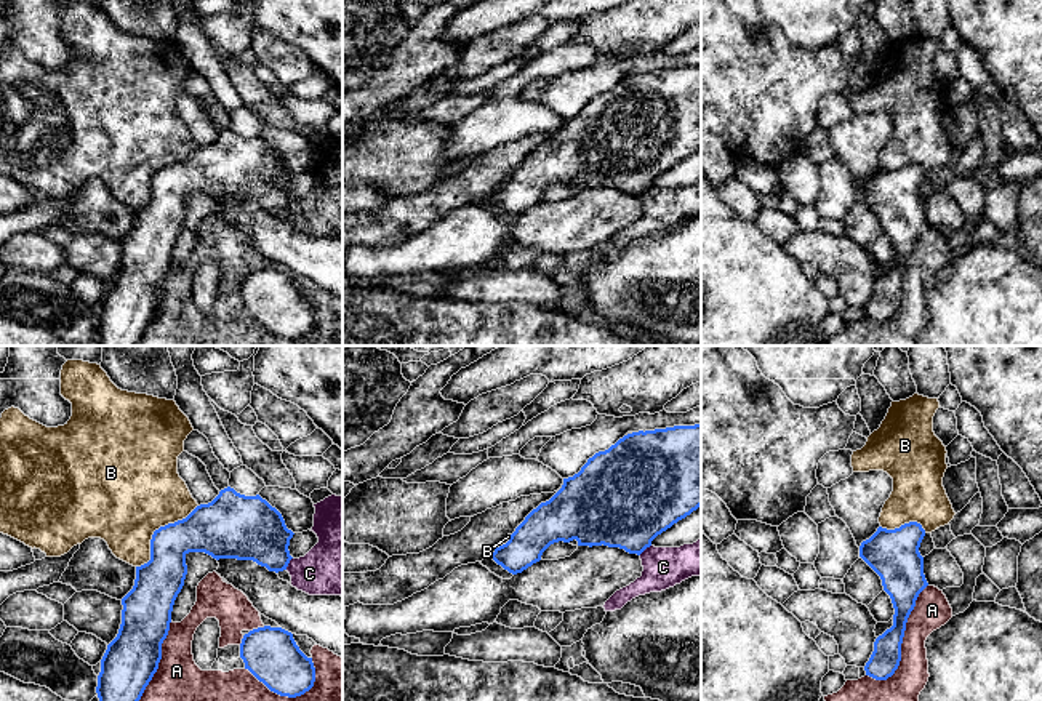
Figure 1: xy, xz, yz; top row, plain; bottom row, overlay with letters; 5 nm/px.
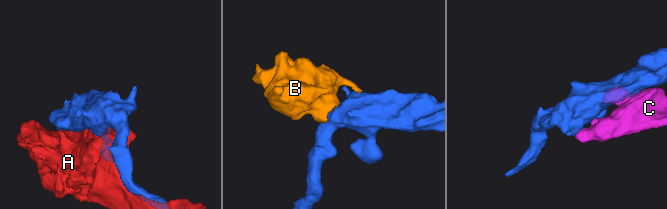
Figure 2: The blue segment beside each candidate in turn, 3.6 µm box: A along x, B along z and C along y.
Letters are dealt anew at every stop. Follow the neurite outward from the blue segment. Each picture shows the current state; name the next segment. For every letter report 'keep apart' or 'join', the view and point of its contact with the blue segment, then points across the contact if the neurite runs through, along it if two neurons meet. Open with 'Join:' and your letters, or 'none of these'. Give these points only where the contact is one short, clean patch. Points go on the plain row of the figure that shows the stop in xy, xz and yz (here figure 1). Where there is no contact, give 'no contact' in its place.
Join: none of these
A: keep apart | yz (901, 284)
B: keep apart | xy (156, 172) | along xy (197, 146), (184, 159), (154, 173), (151, 199), (136, 208)
C: keep apart | xy (288, 204) | along xy (292, 199), (285, 210)

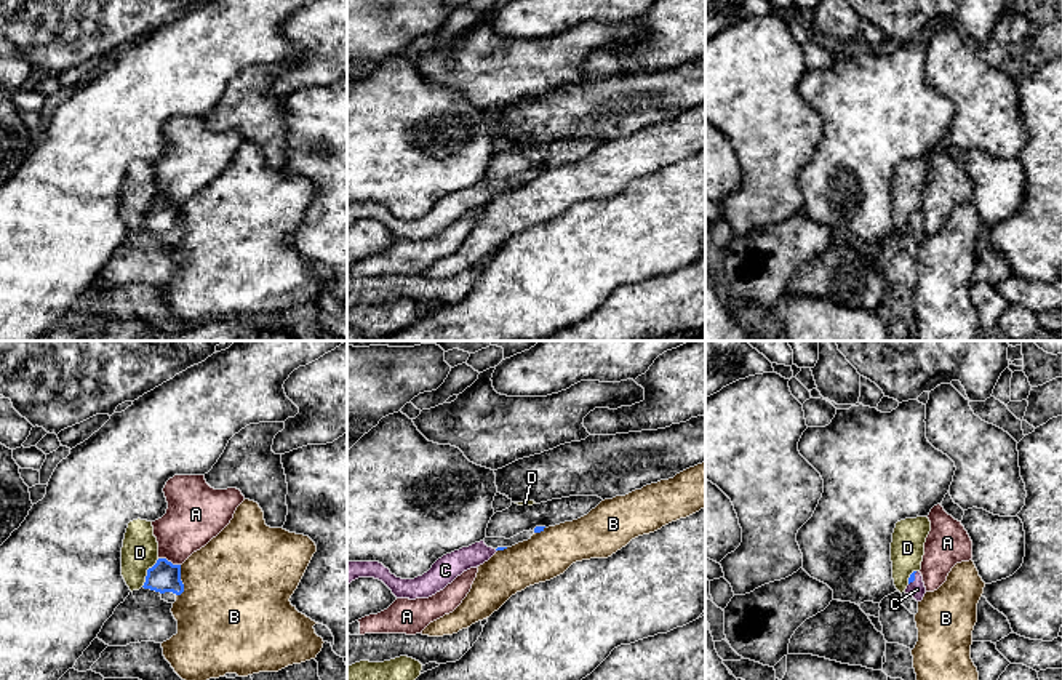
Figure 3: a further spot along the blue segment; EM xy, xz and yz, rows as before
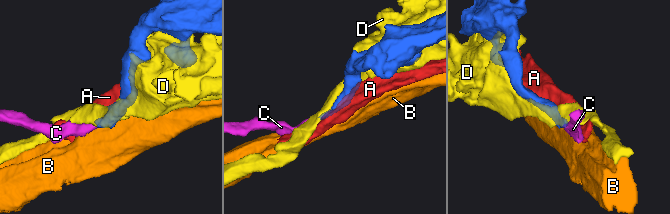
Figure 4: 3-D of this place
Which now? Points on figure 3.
Join: C
A: keep apart | xy (170, 204)
B: keep apart | xy (181, 223)
C: join | yz (914, 220) | across yz (912, 218), (914, 220), (917, 231)
D: keep apart | xy (147, 215)

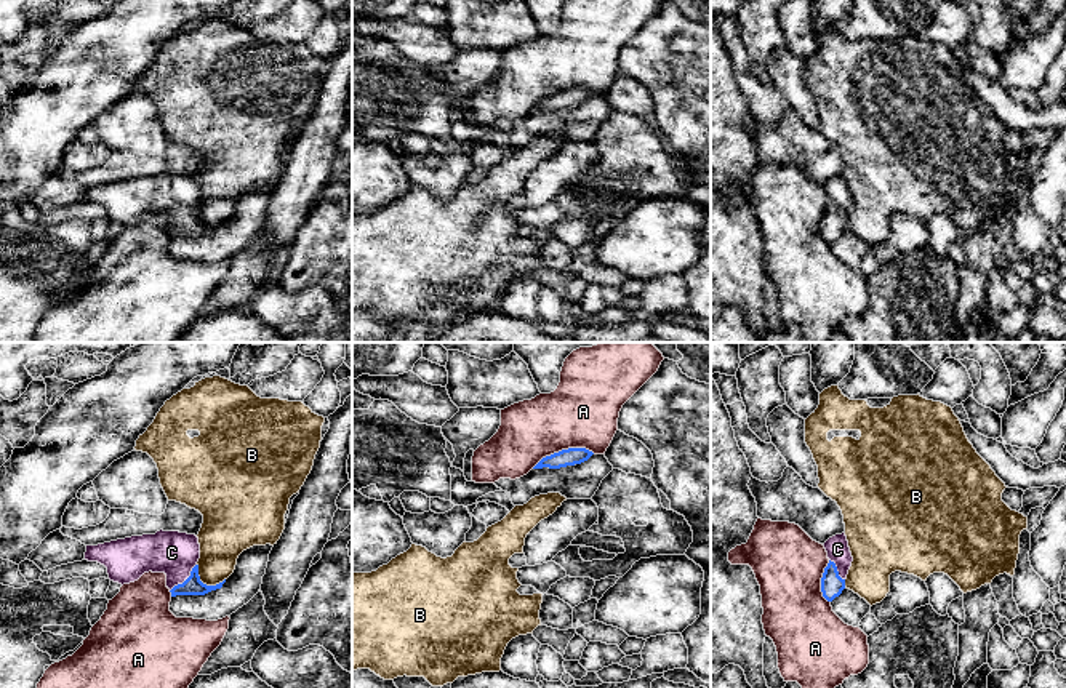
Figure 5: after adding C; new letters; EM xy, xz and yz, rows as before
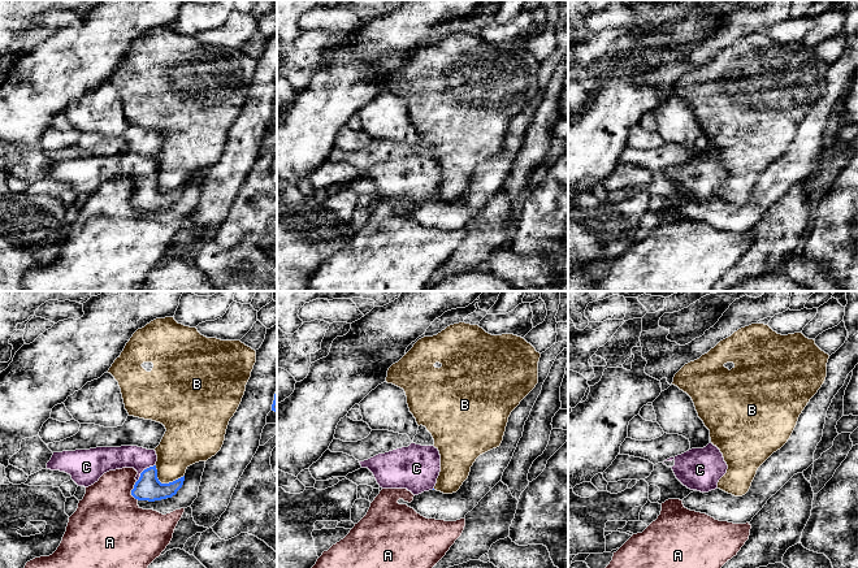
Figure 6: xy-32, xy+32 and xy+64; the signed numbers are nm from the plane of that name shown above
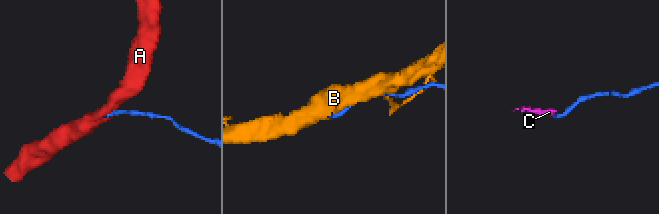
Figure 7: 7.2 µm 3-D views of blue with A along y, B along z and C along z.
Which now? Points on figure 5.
Join: C
A: keep apart | xz (562, 92)
B: keep apart | xy (205, 226)
C: join | xy (186, 221) | across xy (192, 228), (186, 221), (178, 200), (172, 194)

